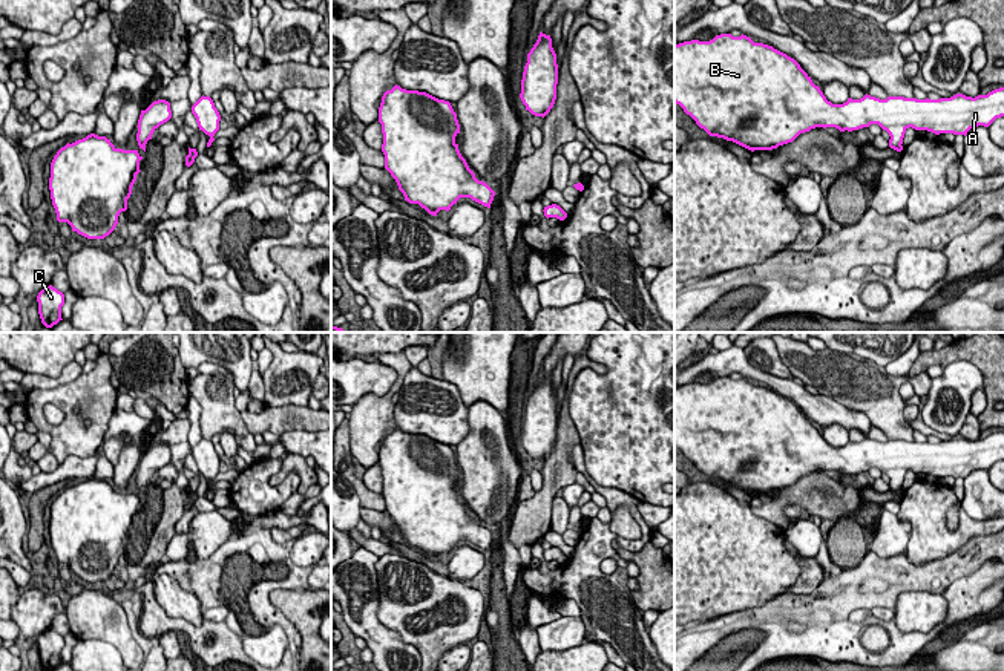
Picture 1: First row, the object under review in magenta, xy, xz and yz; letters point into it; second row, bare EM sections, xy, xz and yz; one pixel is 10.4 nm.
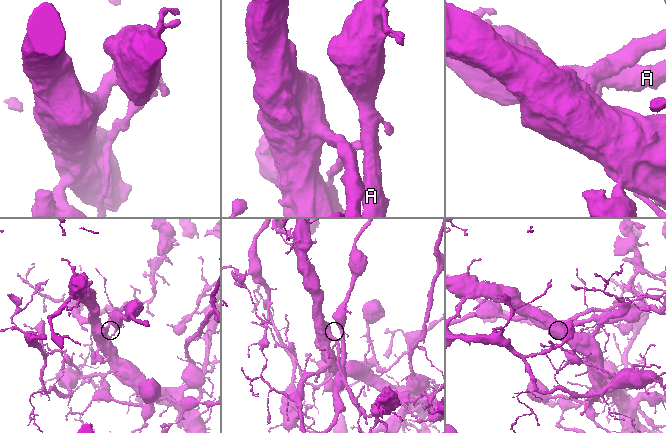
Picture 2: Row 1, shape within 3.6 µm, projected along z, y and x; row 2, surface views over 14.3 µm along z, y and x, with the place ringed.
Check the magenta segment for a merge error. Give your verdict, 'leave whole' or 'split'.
split

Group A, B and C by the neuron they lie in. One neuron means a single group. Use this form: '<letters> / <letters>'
A B / C

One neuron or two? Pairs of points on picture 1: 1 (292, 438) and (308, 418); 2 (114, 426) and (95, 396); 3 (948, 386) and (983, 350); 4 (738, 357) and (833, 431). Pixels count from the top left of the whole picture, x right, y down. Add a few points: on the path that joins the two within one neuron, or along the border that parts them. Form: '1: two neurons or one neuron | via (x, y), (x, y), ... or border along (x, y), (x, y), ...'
1: two neurons | border along (290, 429), (314, 432)
2: two neurons | border along (117, 408), (108, 423)
3: two neurons | border along (943, 366), (969, 360), (980, 371), (984, 386)
4: two neurons | border along (823, 426), (842, 425), (848, 431)

